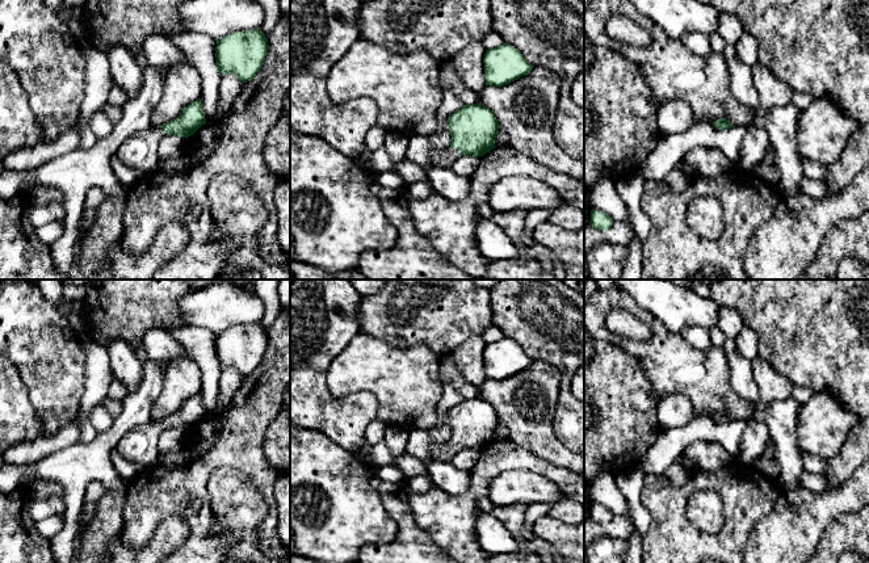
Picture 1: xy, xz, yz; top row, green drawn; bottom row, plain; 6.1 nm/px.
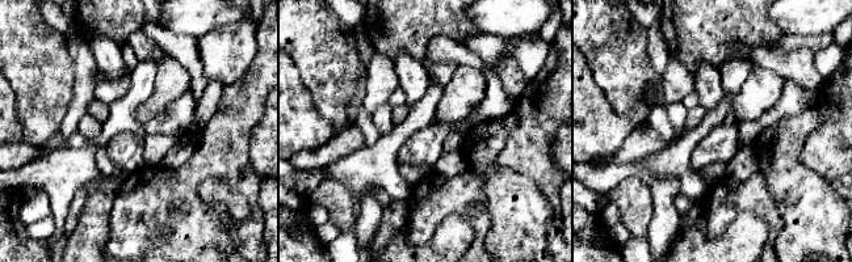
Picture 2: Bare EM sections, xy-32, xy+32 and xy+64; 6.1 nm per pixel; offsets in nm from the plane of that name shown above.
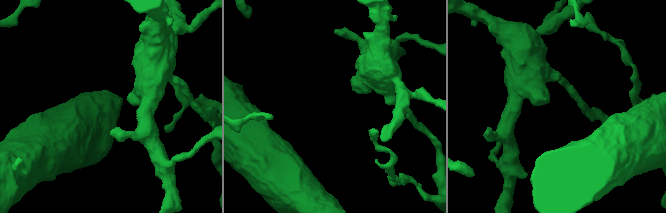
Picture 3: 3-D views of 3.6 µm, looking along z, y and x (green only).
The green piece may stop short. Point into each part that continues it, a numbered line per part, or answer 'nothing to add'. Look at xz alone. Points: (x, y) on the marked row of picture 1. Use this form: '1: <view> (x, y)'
1: xz (444, 158)

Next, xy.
1: xy (139, 151)

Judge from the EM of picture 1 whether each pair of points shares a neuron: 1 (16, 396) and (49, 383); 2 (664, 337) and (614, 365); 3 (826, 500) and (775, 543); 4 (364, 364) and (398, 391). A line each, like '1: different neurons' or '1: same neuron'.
1: different neurons
2: different neurons
3: same neuron
4: same neuron

